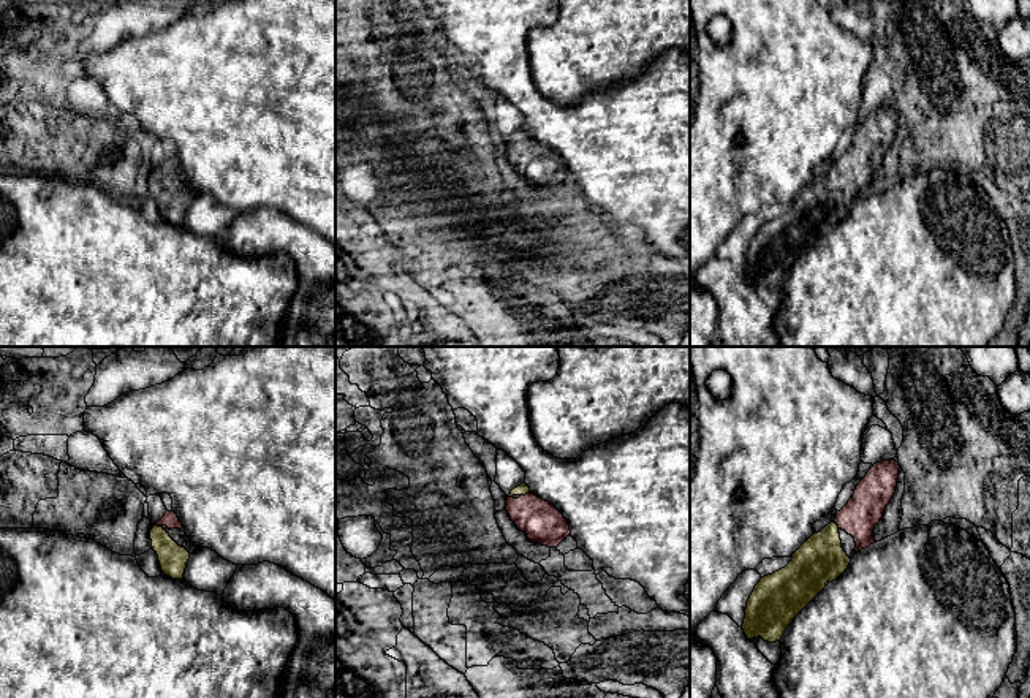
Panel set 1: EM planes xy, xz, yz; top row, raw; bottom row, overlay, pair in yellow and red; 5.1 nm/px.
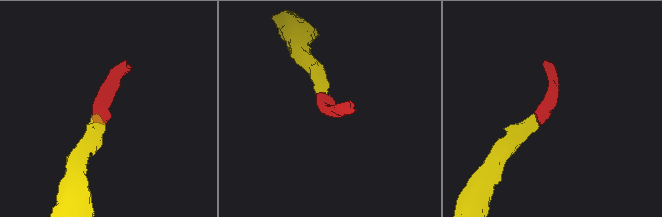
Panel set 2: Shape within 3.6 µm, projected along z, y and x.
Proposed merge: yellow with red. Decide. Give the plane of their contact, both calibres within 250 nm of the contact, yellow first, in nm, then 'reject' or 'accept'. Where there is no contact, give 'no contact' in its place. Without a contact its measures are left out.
xz | 60/200 nm | accept

